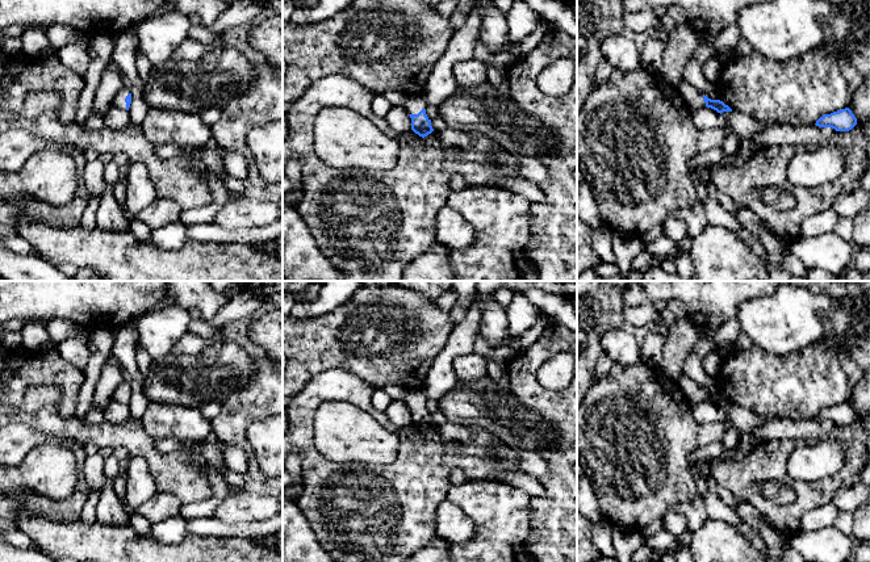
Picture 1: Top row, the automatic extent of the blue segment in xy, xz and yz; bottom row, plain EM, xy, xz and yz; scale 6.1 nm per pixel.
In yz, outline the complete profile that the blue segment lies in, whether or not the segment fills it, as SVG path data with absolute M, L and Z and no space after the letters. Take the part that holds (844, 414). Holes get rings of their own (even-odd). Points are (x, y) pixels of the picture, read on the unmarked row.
M849 402L824 408L816 418L819 422L832 422L836 425L849 425L857 419L857 412Z

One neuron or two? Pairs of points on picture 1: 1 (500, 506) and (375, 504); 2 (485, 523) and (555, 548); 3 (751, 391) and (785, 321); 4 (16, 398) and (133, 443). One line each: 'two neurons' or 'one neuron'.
1: two neurons
2: two neurons
3: two neurons
4: two neurons

